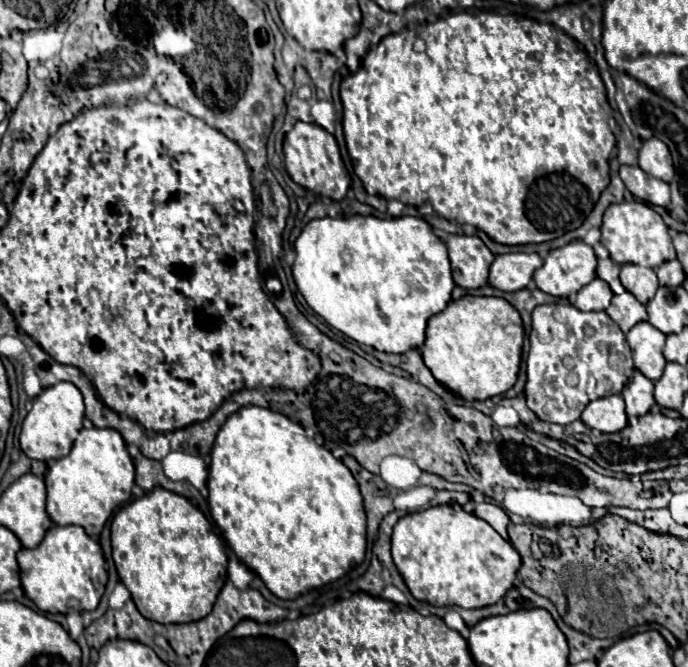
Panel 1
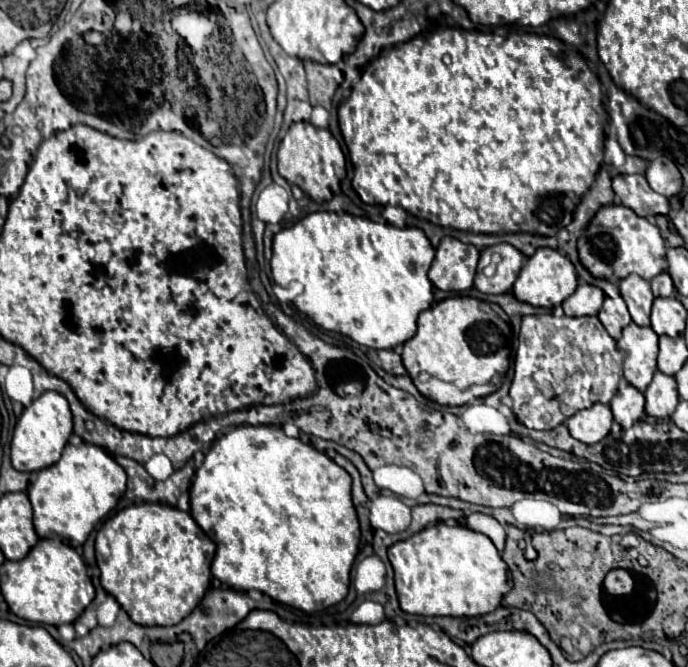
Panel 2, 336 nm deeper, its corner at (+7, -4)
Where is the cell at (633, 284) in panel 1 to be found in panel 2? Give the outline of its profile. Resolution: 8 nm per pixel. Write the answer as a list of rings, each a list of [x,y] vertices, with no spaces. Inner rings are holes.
[[[631,273],[629,277],[619,281],[619,289],[621,289],[621,297],[629,307],[631,319],[641,325],[647,327],[649,325],[649,313],[651,313],[651,305],[653,305],[653,293],[649,287],[649,281],[641,279],[639,275]]]

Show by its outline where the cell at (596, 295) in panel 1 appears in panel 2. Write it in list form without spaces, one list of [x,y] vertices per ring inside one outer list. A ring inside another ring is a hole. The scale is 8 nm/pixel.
[[[581,283],[577,291],[563,301],[565,315],[569,317],[583,317],[583,315],[597,315],[603,305],[605,293],[589,283]]]

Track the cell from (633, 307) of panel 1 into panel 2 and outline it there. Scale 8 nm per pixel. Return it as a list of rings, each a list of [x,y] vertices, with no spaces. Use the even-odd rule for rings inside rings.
[[[607,297],[599,311],[599,319],[613,339],[619,339],[623,327],[627,327],[631,323],[631,315],[629,315],[627,305],[621,297],[617,297],[617,299]]]

